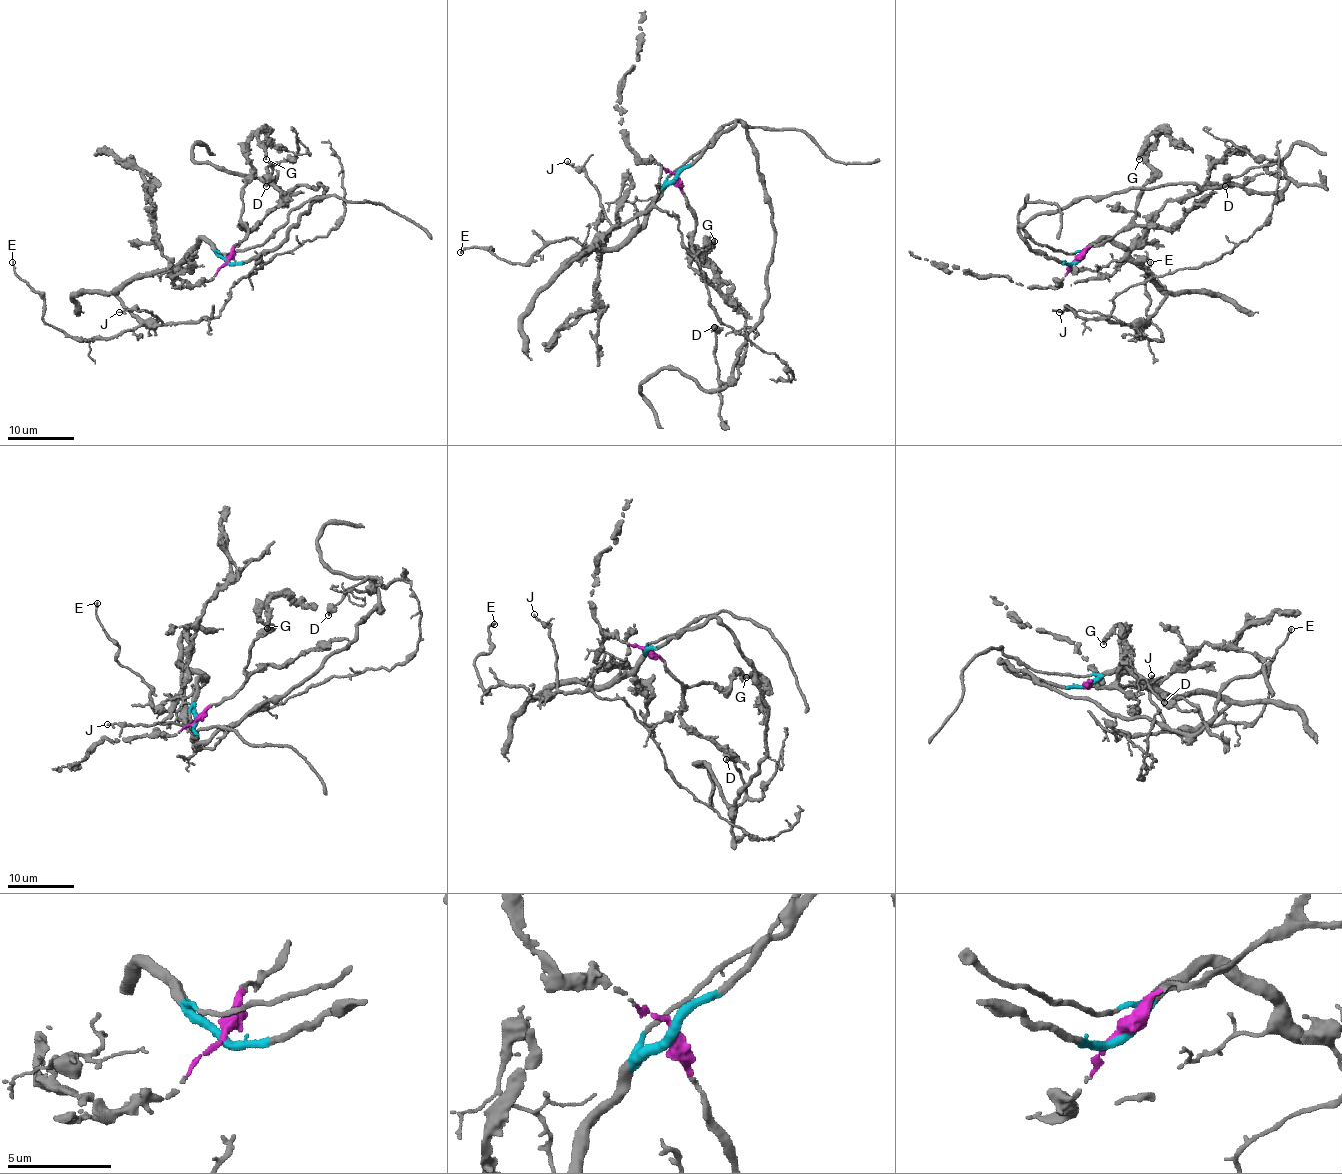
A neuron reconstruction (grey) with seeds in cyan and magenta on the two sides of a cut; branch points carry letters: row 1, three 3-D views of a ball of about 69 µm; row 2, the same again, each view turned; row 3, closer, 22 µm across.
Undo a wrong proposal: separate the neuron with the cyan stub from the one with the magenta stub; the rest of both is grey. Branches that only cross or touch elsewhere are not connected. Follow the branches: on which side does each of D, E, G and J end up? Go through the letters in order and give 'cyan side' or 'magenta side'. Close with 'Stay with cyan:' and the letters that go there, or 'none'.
D: cyan side
E: cyan side
G: magenta side
J: cyan side
Stay with cyan: D, E, J

